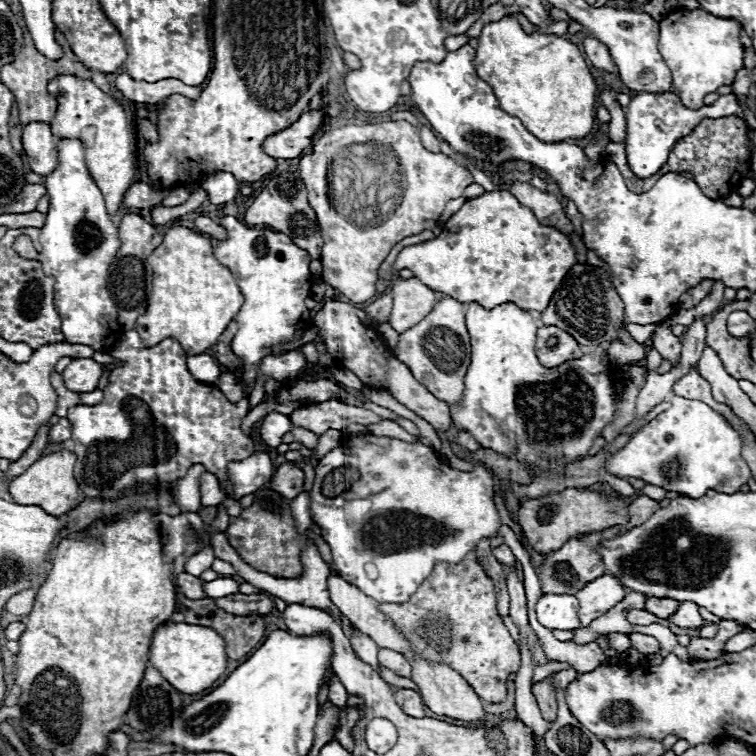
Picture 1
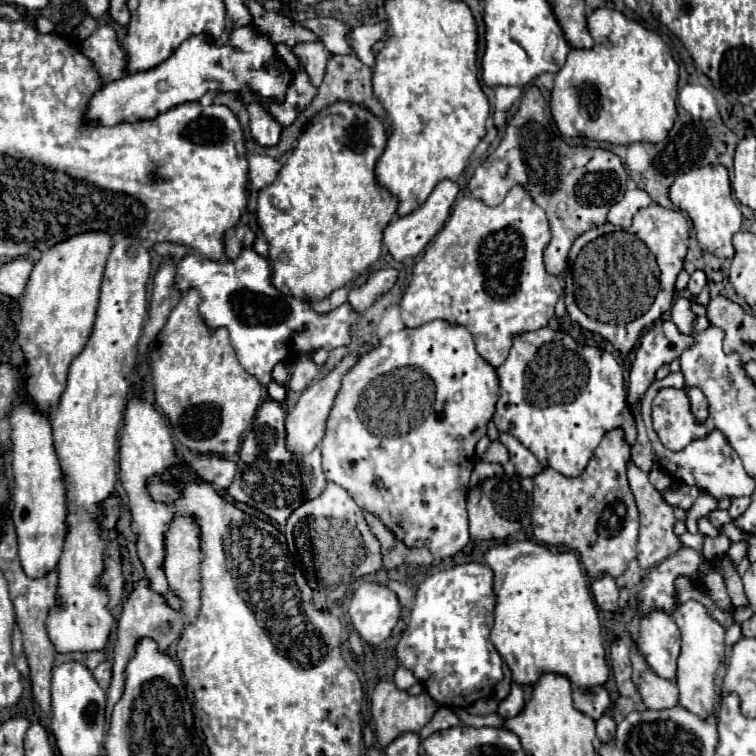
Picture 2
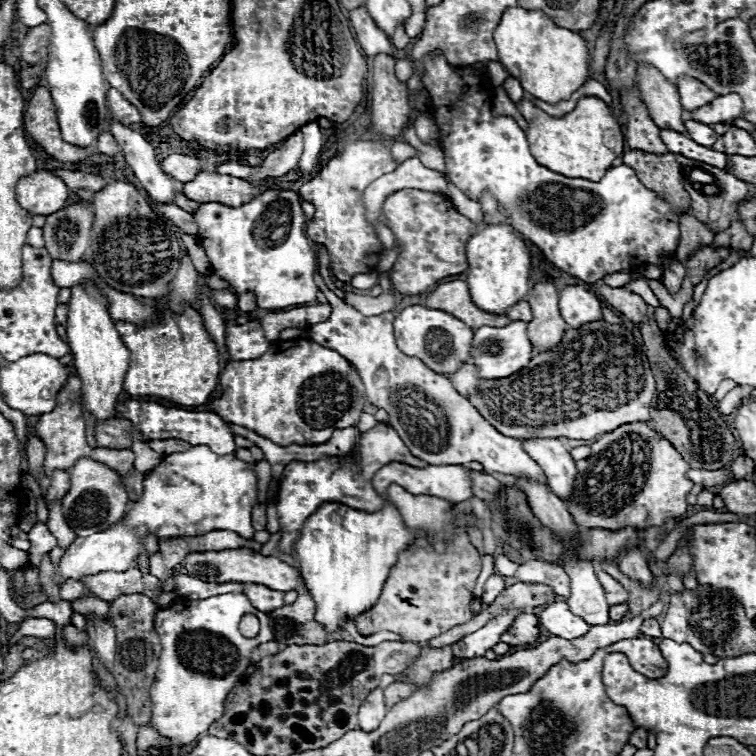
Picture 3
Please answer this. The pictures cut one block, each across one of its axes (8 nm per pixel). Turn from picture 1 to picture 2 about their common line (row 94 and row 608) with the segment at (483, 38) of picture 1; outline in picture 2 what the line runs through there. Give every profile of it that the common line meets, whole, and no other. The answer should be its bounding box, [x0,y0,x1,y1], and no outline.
[486,540,610,690]

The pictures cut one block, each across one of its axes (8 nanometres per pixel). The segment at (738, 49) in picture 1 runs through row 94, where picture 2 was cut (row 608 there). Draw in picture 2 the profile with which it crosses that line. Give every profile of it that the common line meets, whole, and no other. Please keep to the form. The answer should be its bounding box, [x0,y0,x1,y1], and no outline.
[674,600,726,718]

